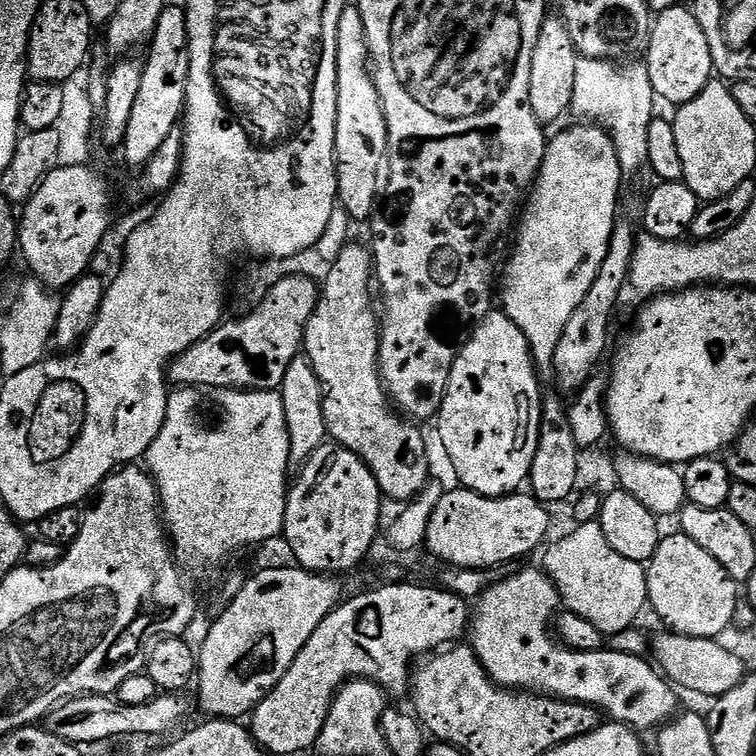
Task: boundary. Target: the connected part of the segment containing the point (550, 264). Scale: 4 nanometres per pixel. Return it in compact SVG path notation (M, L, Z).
M589 122L577 124L577 128L568 128L548 140L540 174L519 217L517 234L519 228L520 232L517 240L514 240L514 249L508 263L503 267L498 290L498 300L499 303L500 300L502 302L501 311L526 334L532 350L533 364L545 385L553 385L556 381L553 360L558 341L570 315L574 314L574 310L589 293L590 286L605 261L609 240L618 222L616 203L620 200L622 173L616 144L604 128Z

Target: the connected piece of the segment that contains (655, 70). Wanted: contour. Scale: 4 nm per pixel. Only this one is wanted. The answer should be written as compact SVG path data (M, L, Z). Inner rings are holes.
M691 7L671 8L653 19L646 63L650 83L657 97L671 106L679 106L698 98L698 94L702 94L702 90L706 90L706 86L712 83L714 69L710 42L706 42L706 34L702 34L702 26L698 26L698 18Z

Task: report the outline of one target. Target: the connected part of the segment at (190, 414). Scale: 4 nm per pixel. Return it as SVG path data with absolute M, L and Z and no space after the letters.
M177 387L169 391L164 425L146 453L146 471L156 483L163 525L175 555L180 555L186 567L204 572L230 559L239 548L264 544L283 533L290 487L290 436L279 391L221 391L220 408L224 417L217 428L207 428L196 421L196 395L195 388Z

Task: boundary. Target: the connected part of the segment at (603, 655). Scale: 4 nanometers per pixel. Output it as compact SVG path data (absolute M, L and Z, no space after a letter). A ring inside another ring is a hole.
M536 568L513 571L504 581L490 585L475 601L470 616L470 646L476 652L478 662L482 662L488 677L502 688L539 692L542 696L554 696L557 700L589 704L609 721L625 724L640 734L645 734L651 728L659 729L673 719L682 708L676 697L677 689L651 663L648 665L640 656L627 656L624 652L611 650L579 652L557 639L550 625L562 608L560 591L547 572Z

